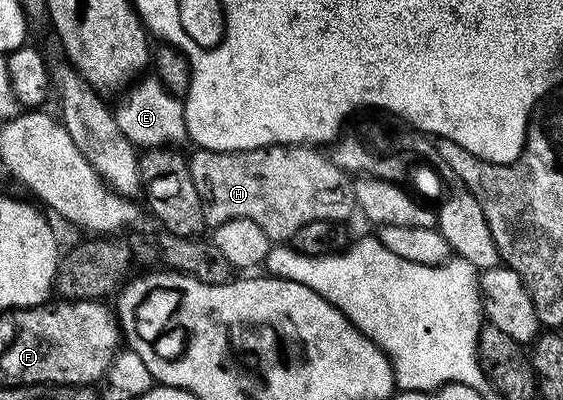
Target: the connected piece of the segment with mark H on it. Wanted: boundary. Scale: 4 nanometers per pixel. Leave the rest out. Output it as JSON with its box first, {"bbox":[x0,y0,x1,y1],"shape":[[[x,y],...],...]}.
{"bbox":[189,145,356,243],"shape":[[[269,145],[266,149],[242,149],[241,151],[213,151],[212,149],[196,148],[194,152],[195,154],[190,154],[189,164],[193,183],[203,201],[203,219],[208,226],[214,227],[229,219],[253,219],[253,223],[257,223],[257,227],[261,227],[261,231],[265,231],[265,235],[269,235],[271,242],[287,243],[290,242],[292,235],[301,231],[301,227],[305,227],[305,223],[313,223],[317,219],[346,222],[347,216],[351,212],[353,214],[356,212],[355,187],[352,178],[345,171],[341,171],[341,167],[334,165],[326,152],[320,151],[318,148],[306,145]]]}

